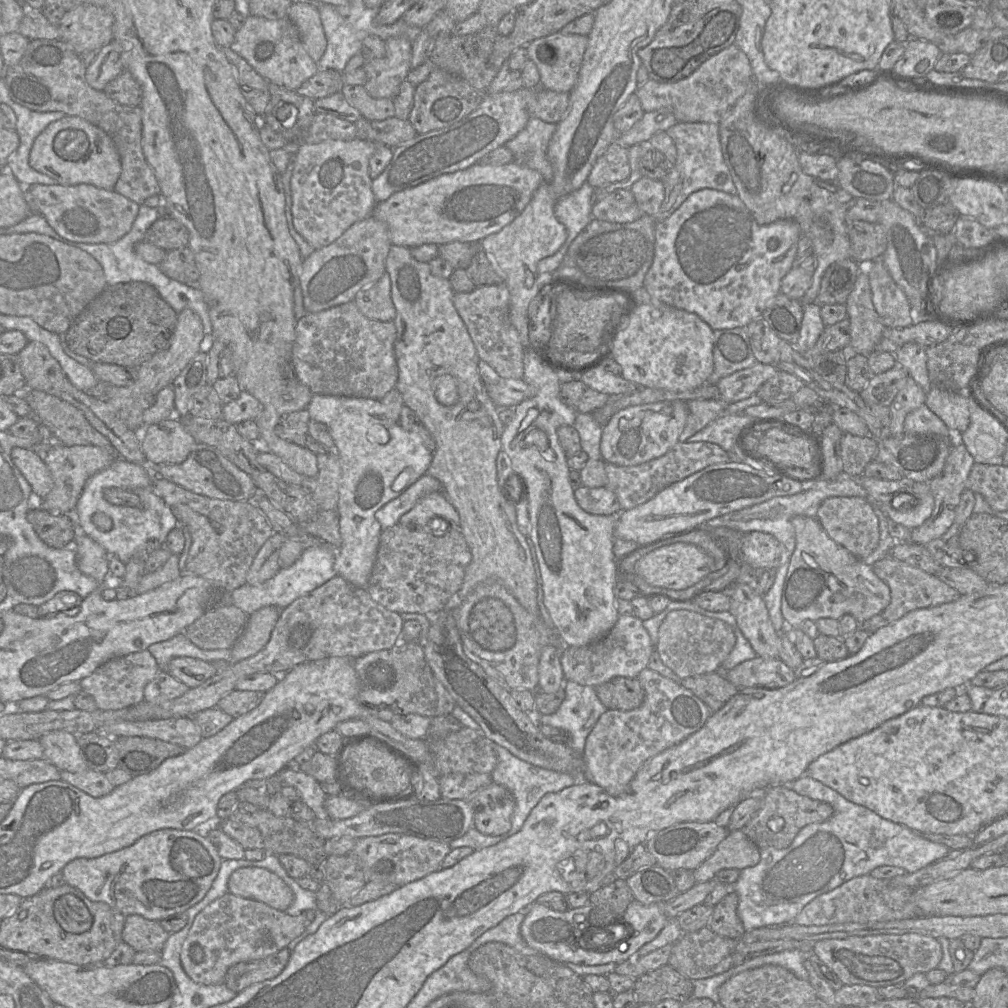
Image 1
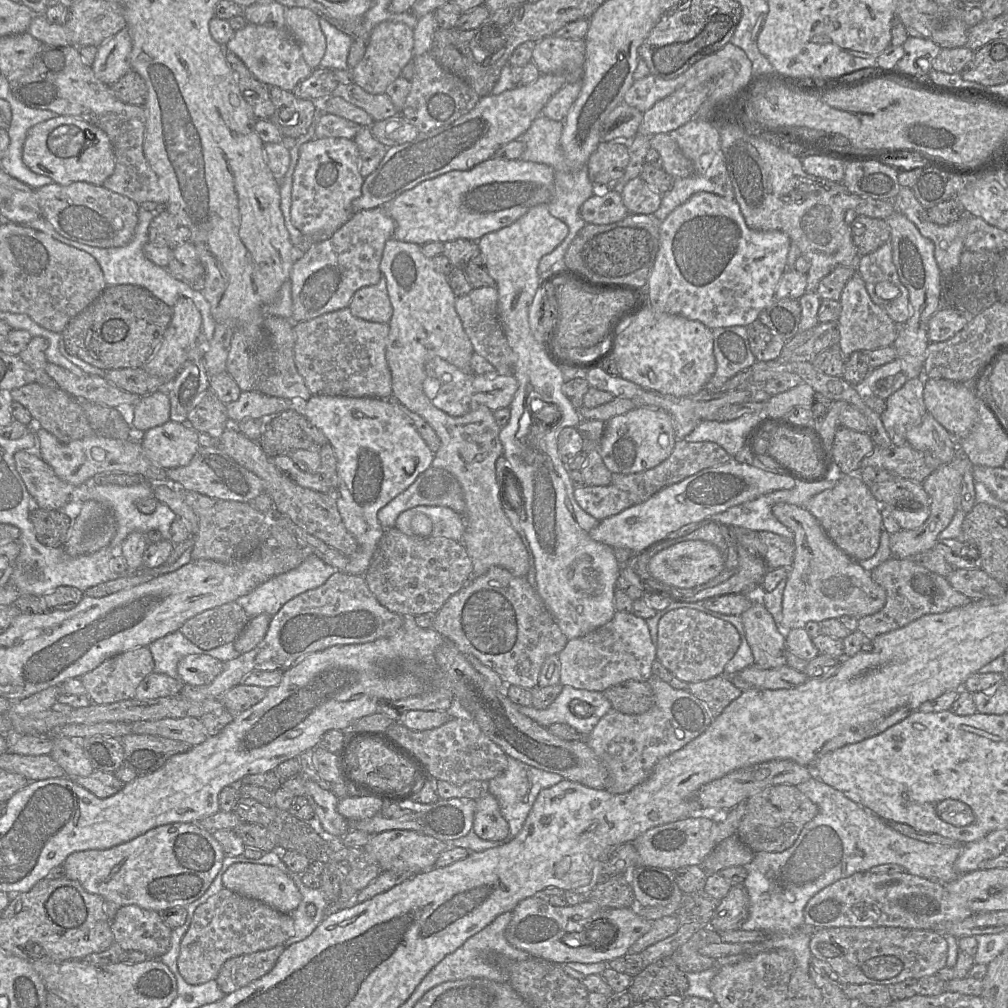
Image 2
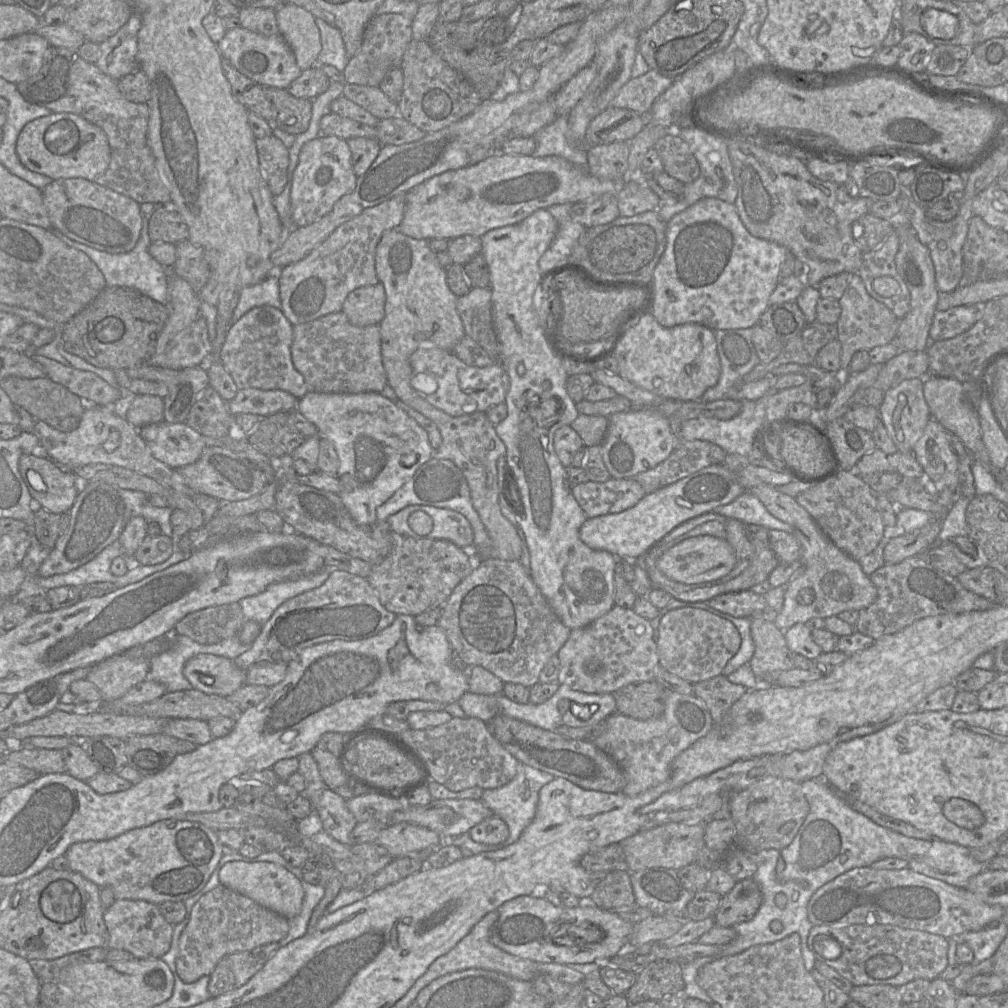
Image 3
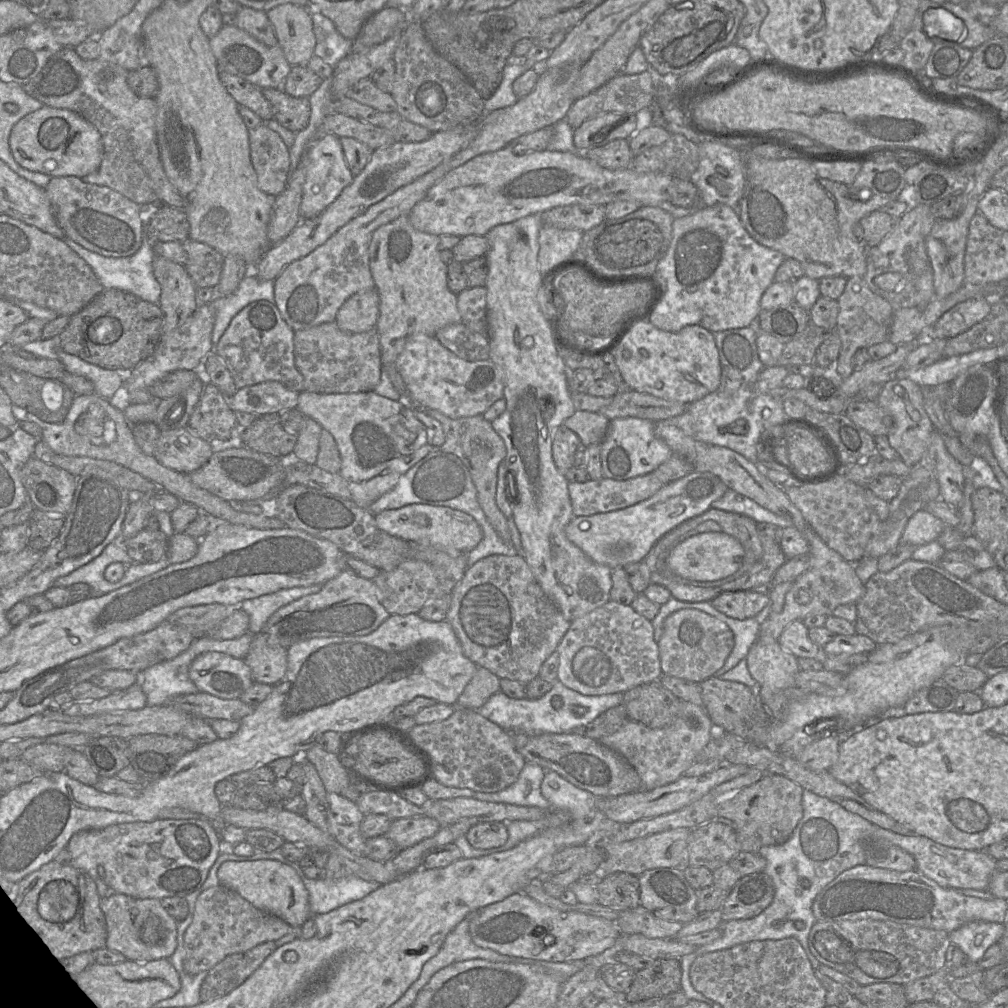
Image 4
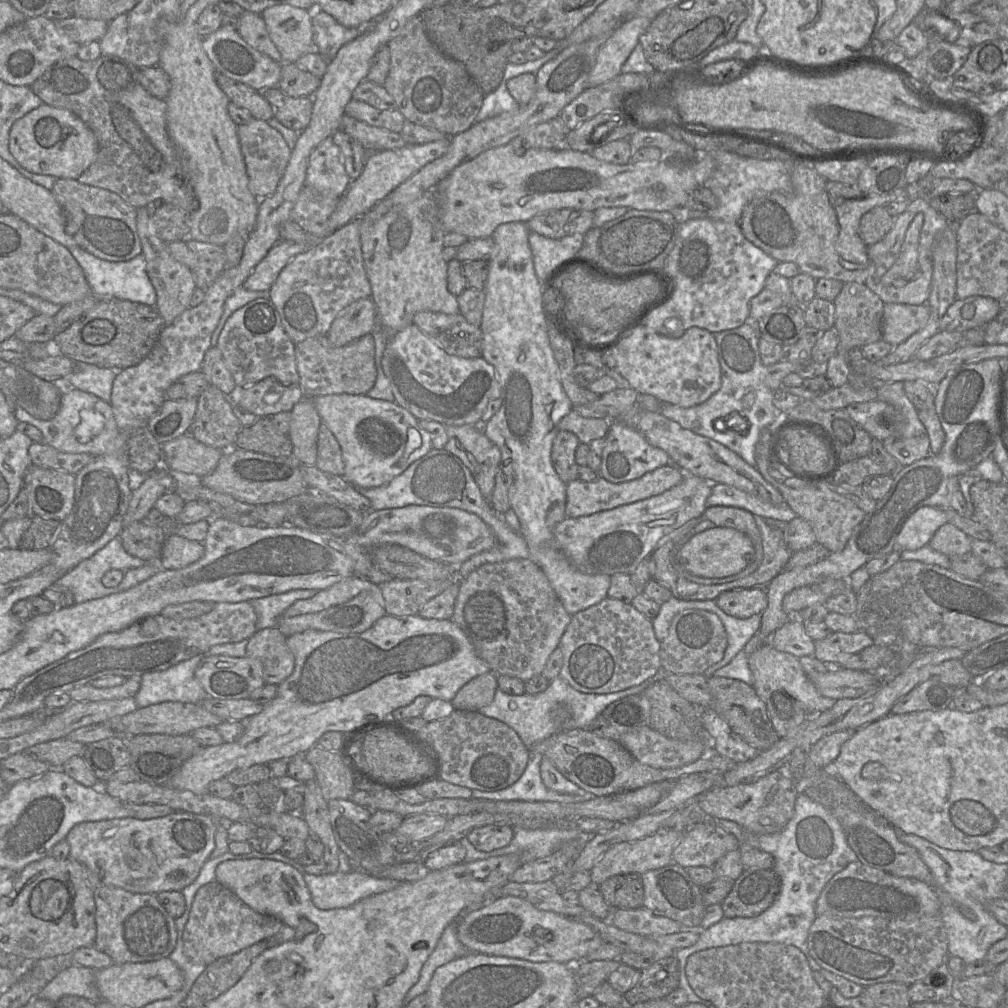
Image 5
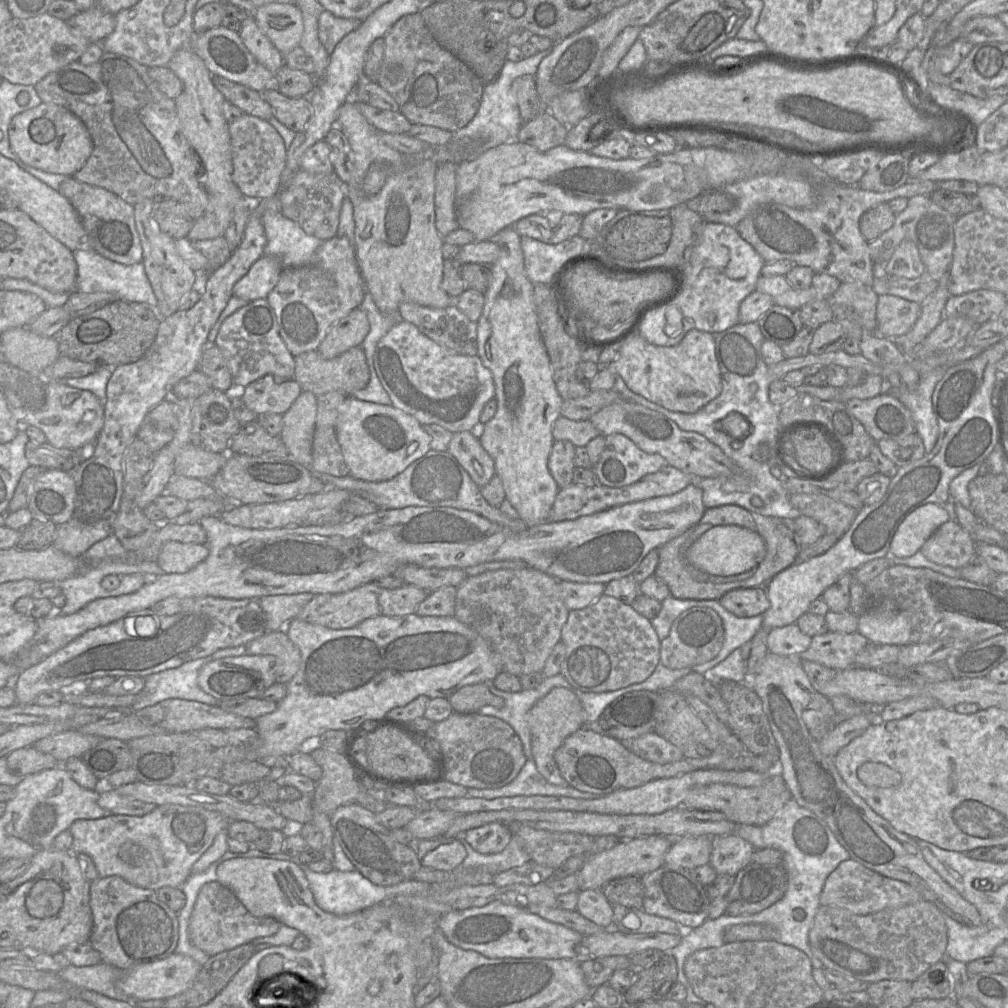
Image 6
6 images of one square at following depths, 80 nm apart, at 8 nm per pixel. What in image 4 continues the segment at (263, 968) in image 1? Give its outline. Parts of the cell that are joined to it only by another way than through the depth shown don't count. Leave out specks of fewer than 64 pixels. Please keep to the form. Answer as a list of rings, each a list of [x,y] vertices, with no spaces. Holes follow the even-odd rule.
[[[265,942],[246,952],[225,957],[207,972],[200,987],[199,1002],[204,1003],[213,1001],[240,986],[264,962],[264,960],[276,950],[276,948],[278,948],[278,946],[276,946],[275,942]]]

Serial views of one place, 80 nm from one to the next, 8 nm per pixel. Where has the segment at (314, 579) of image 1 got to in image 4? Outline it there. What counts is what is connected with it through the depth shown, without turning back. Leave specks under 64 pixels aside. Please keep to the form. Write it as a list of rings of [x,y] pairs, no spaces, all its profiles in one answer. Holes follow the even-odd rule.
[[[322,584],[293,587],[244,600],[240,603],[239,607],[249,615],[249,633],[254,635],[261,632],[271,615],[278,609],[301,597],[318,593],[322,587]]]

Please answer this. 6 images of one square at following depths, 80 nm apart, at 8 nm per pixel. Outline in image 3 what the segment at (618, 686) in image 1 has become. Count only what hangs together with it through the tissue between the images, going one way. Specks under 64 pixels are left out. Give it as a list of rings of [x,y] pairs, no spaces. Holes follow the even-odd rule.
[[[655,680],[628,684],[612,694],[618,713],[637,719],[648,720],[664,711],[665,688]]]

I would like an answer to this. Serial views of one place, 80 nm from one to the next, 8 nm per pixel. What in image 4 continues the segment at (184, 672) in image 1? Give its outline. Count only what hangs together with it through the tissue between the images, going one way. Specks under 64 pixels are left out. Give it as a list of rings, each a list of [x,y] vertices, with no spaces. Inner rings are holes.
[[[220,652],[198,656],[190,666],[189,676],[200,692],[221,699],[237,699],[254,684],[244,659]]]

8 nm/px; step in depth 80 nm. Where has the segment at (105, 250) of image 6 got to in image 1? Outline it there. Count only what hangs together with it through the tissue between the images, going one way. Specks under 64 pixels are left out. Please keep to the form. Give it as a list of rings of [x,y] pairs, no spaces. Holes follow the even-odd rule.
[[[32,184],[25,192],[31,213],[42,215],[57,234],[78,243],[113,243],[130,231],[138,214],[139,205],[134,201],[90,184]]]

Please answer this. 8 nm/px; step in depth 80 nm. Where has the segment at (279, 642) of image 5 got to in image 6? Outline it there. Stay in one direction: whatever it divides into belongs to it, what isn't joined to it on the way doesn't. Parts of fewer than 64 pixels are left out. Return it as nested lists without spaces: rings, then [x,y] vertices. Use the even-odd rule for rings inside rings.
[[[285,629],[267,632],[246,644],[249,655],[272,655],[276,657],[276,683],[288,683],[299,671],[300,650],[288,638]]]

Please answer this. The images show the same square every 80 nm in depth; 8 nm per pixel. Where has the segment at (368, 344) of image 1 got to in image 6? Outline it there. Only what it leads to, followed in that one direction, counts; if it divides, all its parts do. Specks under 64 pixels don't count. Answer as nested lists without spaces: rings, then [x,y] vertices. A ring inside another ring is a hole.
[[[361,346],[353,347],[332,359],[323,359],[317,350],[308,351],[295,356],[294,361],[294,379],[303,391],[311,392],[316,397],[331,391],[352,396],[355,391],[365,388],[370,379],[369,367]]]

